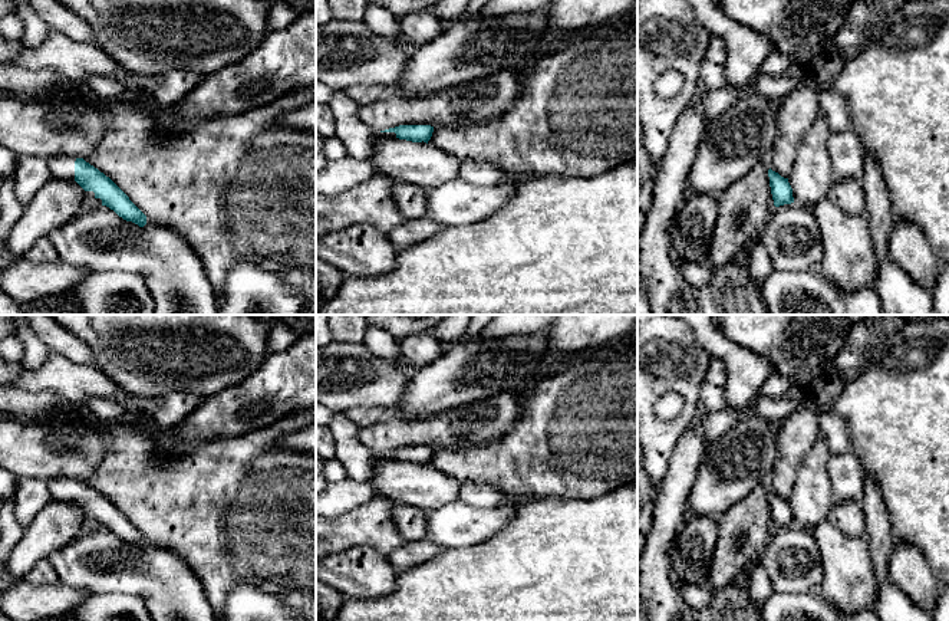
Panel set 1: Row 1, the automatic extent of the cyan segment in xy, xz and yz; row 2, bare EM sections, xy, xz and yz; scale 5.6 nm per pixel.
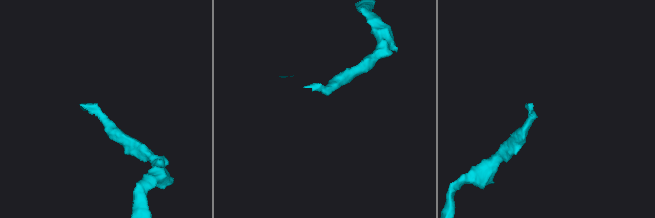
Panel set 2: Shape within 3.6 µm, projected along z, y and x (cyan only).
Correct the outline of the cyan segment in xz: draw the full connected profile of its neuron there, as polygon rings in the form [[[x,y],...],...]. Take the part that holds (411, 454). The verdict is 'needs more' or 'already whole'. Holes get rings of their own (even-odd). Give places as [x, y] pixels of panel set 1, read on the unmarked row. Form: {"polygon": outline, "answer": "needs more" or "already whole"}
{"polygon": [[[399,447],[380,453],[382,460],[399,460],[412,464],[426,464],[431,461],[434,448],[431,447]]], "answer": "needs more"}

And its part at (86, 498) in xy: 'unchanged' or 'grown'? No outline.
grown

